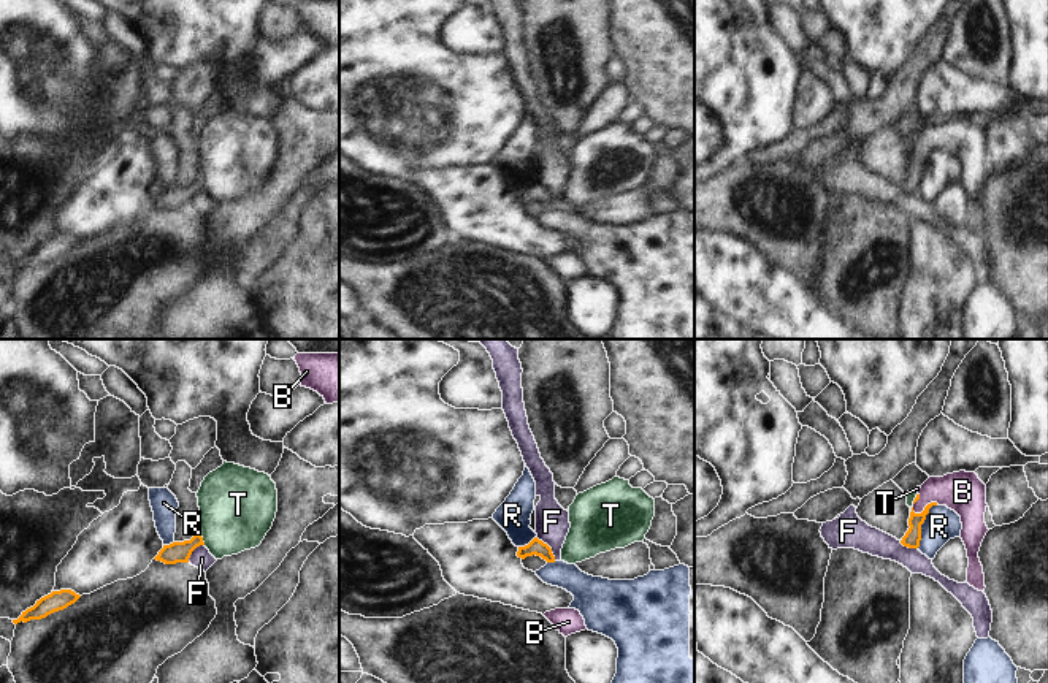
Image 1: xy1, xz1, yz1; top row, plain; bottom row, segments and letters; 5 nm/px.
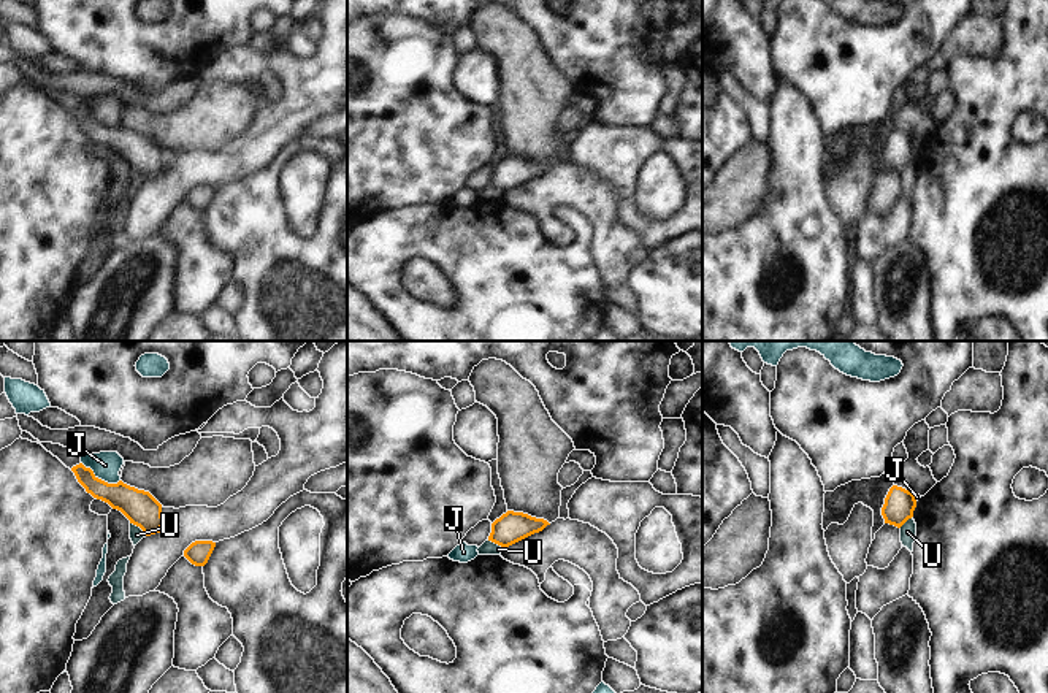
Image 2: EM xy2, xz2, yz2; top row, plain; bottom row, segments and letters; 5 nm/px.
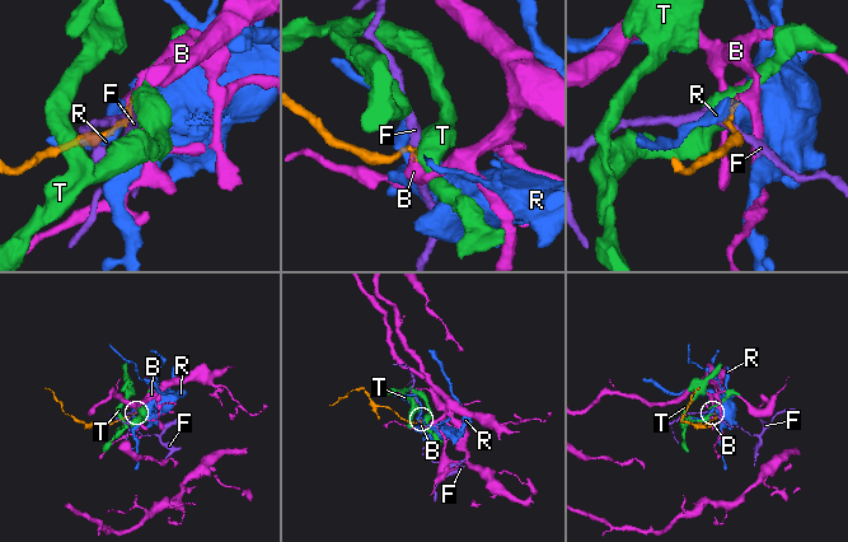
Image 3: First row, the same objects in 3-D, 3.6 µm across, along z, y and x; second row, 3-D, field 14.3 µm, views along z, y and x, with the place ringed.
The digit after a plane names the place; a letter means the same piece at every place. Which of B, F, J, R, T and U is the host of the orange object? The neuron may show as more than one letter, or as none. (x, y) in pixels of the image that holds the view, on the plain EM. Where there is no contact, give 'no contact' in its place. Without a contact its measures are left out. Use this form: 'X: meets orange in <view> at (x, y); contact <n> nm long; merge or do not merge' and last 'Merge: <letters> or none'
B: meets orange in yz1 at (925, 152); contact 140 nm long; merge
F: meets orange in xz1 at (549, 192); contact 160 nm long; do not merge
J: meets orange in xy2 at (100, 124); contact 220 nm long; do not merge
R: meets orange in yz1 at (921, 168); contact 240 nm long; do not merge
T: meets orange in xy1 at (202, 183); contact 80 nm long; do not merge
U: meets orange in xy2 at (138, 170); contact 110 nm long; do not merge
Merge: B

